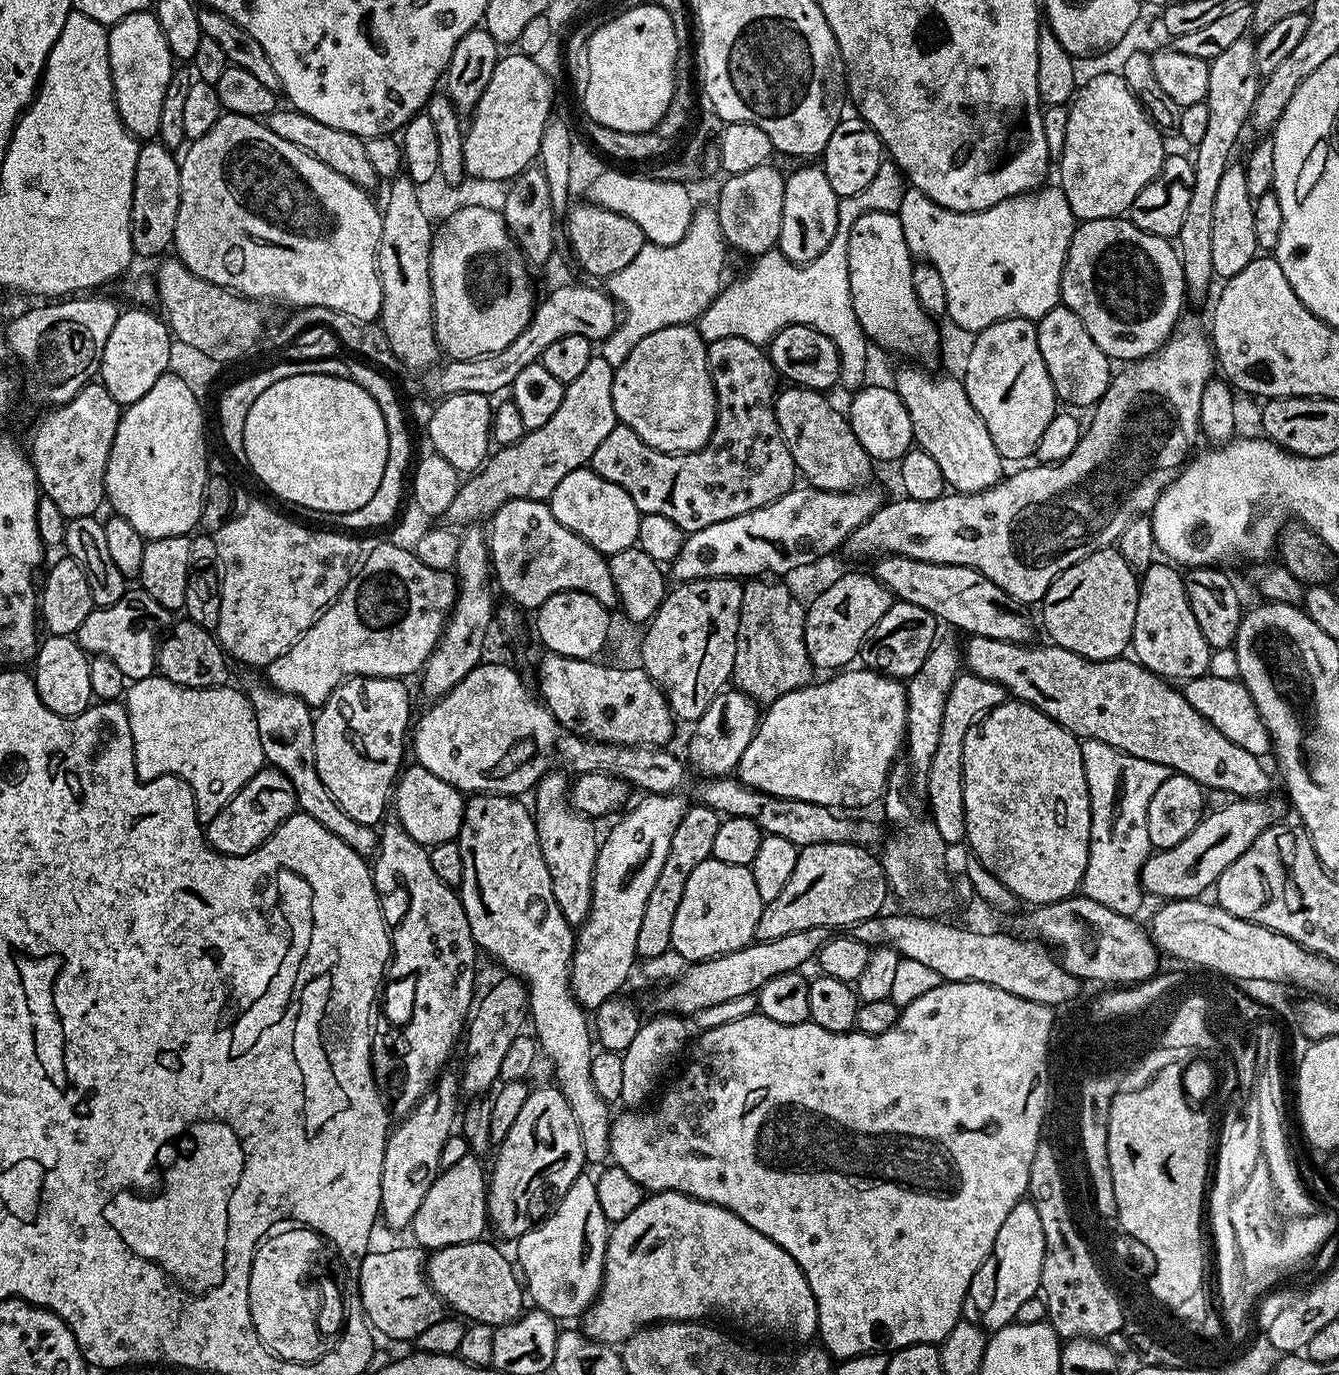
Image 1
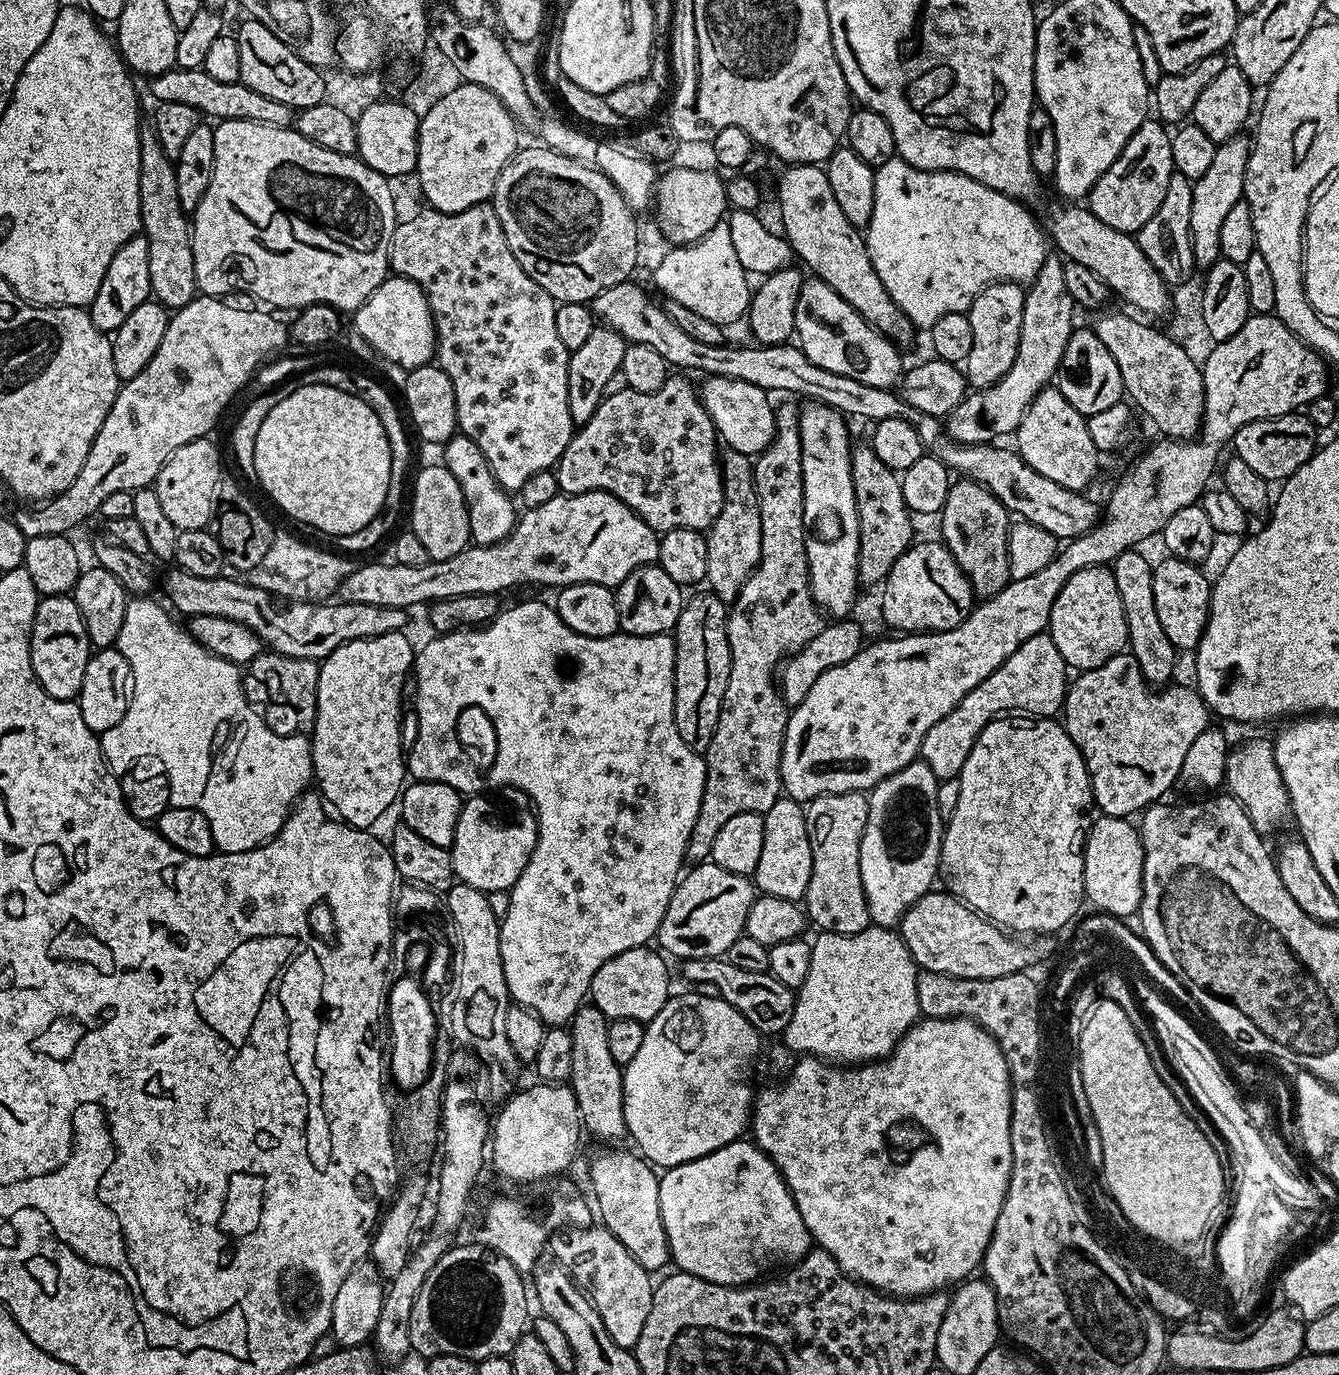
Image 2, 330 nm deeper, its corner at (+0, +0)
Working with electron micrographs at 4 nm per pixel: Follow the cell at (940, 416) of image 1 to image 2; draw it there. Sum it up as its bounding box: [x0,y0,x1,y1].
[780,164,914,346]

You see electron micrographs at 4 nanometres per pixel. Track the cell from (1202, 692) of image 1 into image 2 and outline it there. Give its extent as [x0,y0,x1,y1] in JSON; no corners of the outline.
[1062,654,1210,818]

